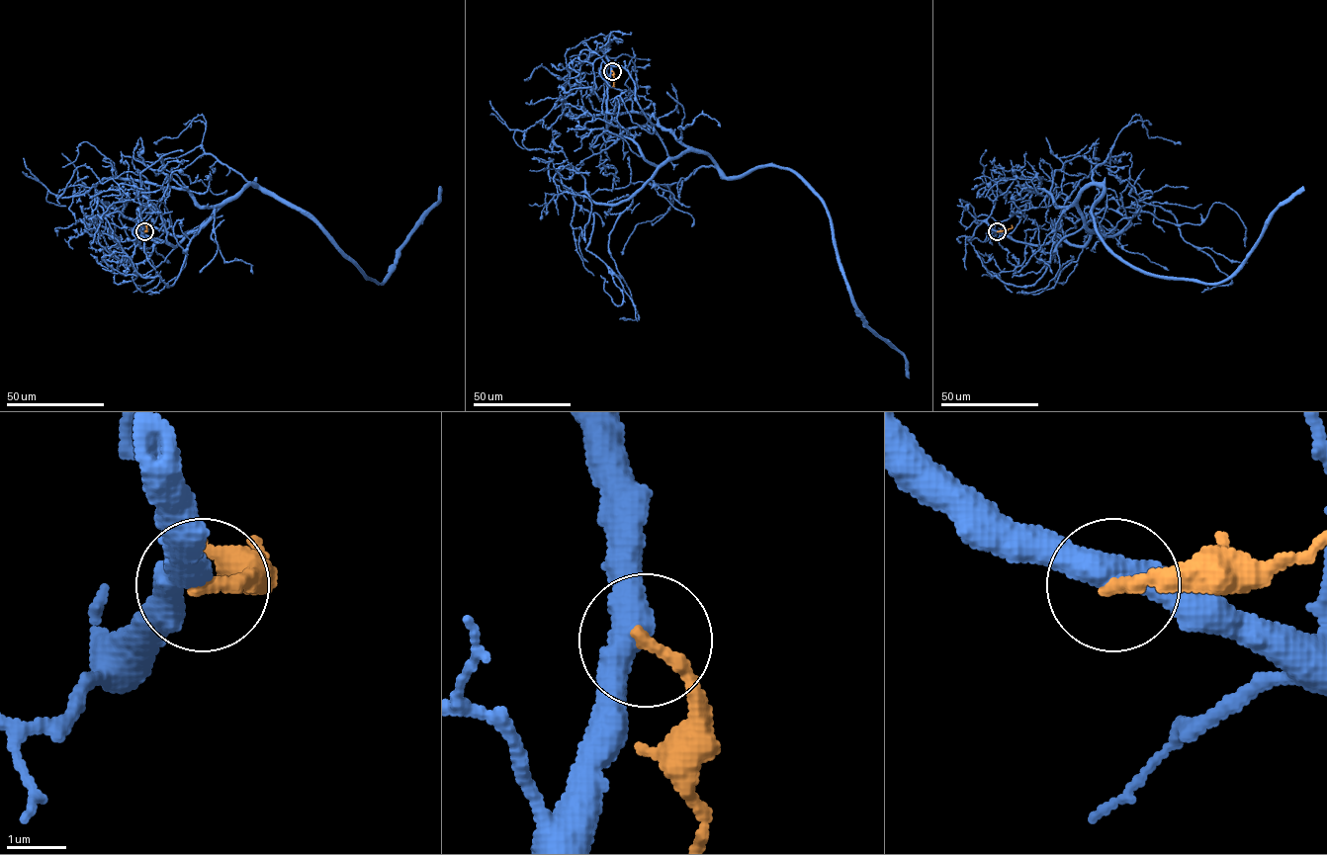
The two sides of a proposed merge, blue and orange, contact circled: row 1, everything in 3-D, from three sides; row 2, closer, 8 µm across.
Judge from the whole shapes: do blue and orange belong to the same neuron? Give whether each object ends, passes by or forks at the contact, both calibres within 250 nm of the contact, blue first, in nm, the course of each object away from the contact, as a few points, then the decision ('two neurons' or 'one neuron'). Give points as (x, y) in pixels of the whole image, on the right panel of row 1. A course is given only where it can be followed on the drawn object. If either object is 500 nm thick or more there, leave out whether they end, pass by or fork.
blue passes by; orange ends; calibres 440 and 240 nm; course blue (997, 231), (1083, 245), (1091, 231), (1077, 200), (1101, 185), (1092, 219), (1116, 255), (1216, 283), (1303, 187); course orange (997, 231), (1011, 228), (1012, 225); two neurons

